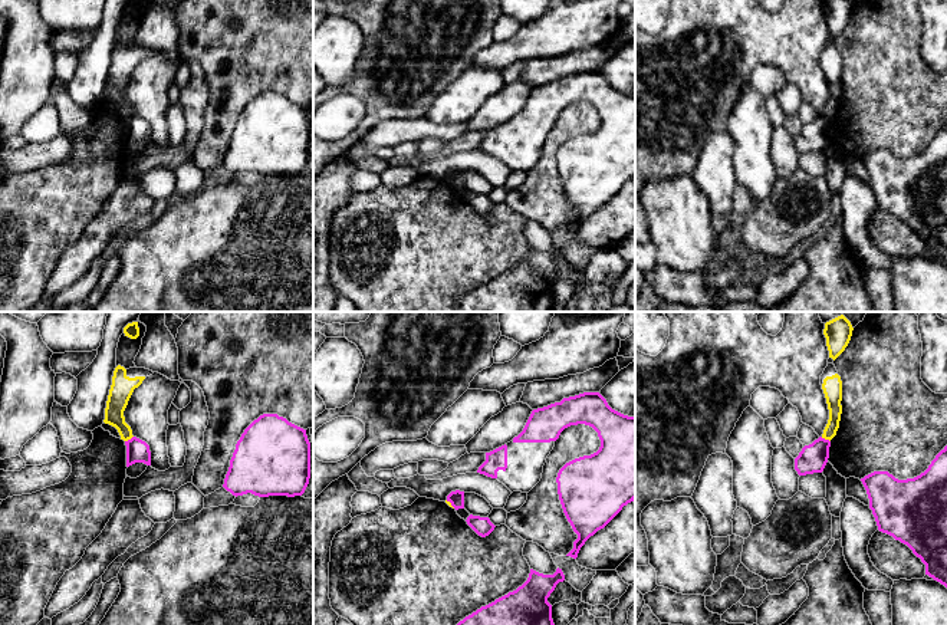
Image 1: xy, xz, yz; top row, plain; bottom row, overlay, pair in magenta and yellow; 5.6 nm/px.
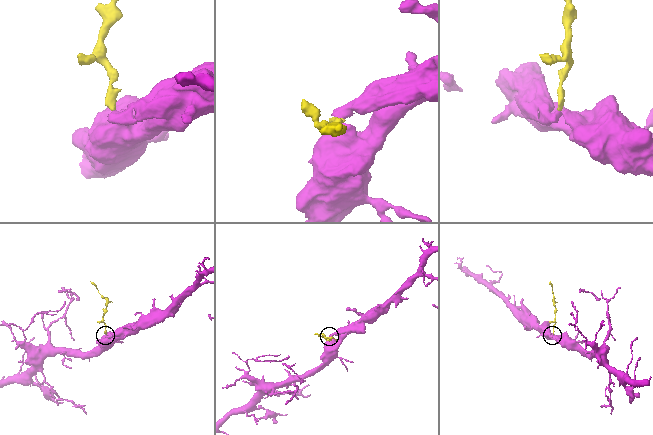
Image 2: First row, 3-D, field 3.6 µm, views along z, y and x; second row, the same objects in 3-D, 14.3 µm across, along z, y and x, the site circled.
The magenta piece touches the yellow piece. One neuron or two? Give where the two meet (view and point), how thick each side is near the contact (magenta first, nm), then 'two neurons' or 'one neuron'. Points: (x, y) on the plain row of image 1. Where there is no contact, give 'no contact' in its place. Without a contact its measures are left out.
yz (824, 117) | 160/100 nm | two neurons

